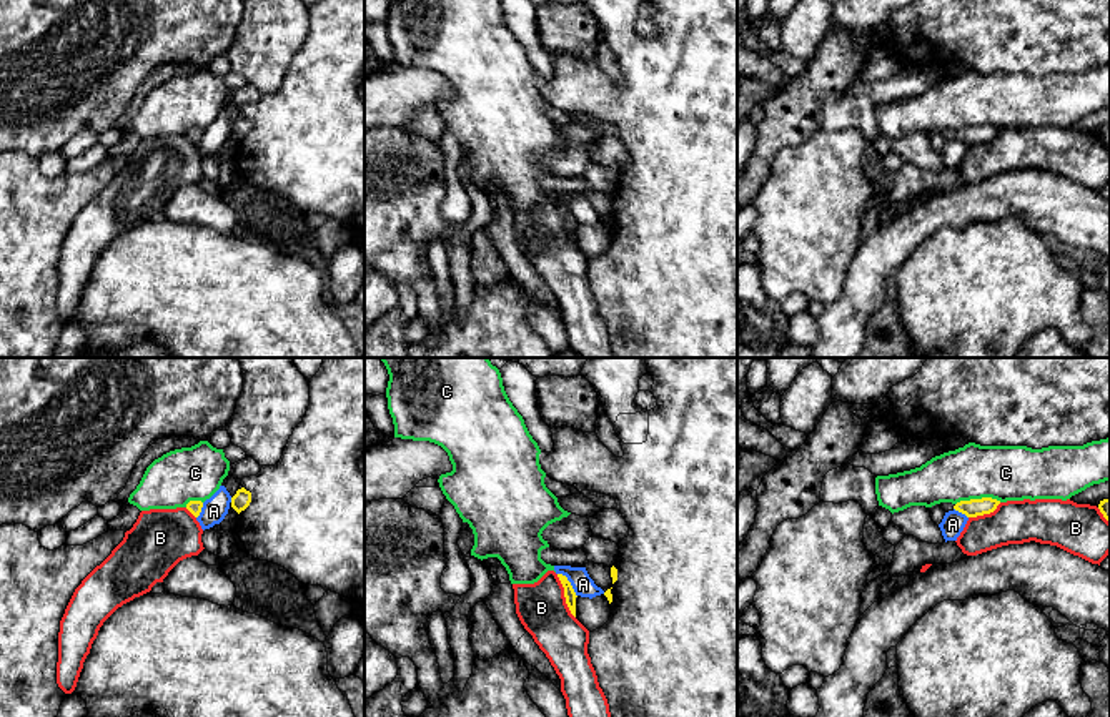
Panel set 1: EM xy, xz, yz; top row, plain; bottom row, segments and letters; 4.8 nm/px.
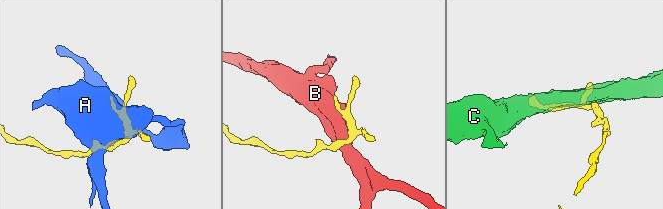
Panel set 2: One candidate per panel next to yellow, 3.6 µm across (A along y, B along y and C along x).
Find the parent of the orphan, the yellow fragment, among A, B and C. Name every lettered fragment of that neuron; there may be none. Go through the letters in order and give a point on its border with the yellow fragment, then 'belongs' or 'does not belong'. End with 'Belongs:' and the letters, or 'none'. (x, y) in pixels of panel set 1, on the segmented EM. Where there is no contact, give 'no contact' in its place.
A: xz (569, 583) | does not belong
B: xz (564, 596) | does not belong
C: yz (977, 499) | does not belong
Belongs: none

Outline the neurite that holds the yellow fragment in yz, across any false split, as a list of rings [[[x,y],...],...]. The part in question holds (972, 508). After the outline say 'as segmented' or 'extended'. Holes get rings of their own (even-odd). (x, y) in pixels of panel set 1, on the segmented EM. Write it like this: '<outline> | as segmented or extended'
[[[982,497],[982,499],[970,499],[970,501],[960,501],[957,504],[952,502],[940,502],[939,506],[949,512],[949,511],[959,511],[965,514],[967,517],[977,517],[984,514],[990,514],[997,509],[1000,501],[992,499],[992,497]]] | extended

